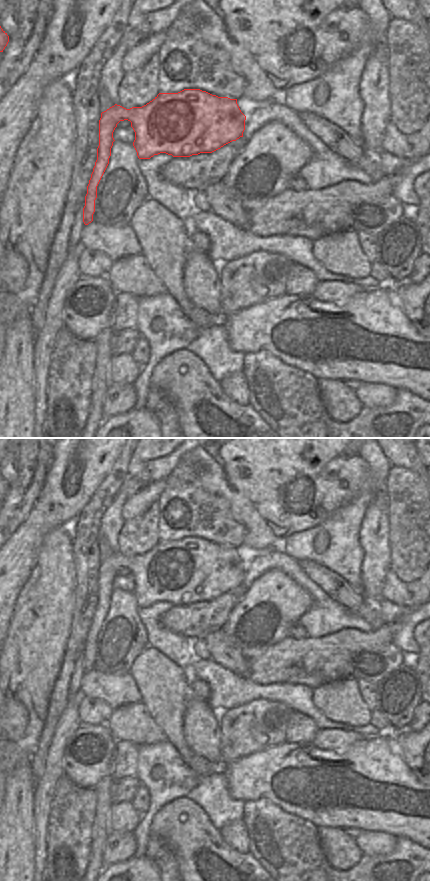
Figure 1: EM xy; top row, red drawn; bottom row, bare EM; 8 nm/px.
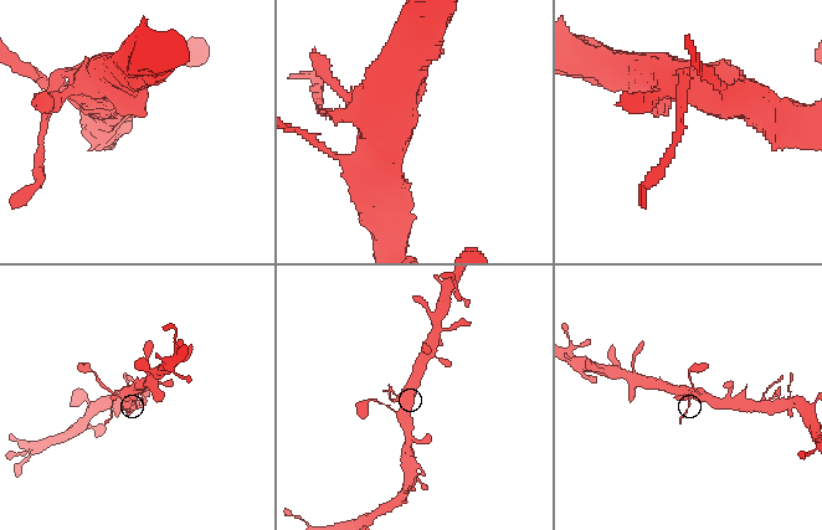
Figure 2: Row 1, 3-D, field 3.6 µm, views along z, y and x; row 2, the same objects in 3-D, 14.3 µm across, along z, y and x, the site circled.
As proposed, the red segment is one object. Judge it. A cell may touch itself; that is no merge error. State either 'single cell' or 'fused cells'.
single cell

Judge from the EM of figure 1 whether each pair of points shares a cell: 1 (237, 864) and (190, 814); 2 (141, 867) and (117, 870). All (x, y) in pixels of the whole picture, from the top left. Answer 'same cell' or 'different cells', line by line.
1: same cell
2: same cell

